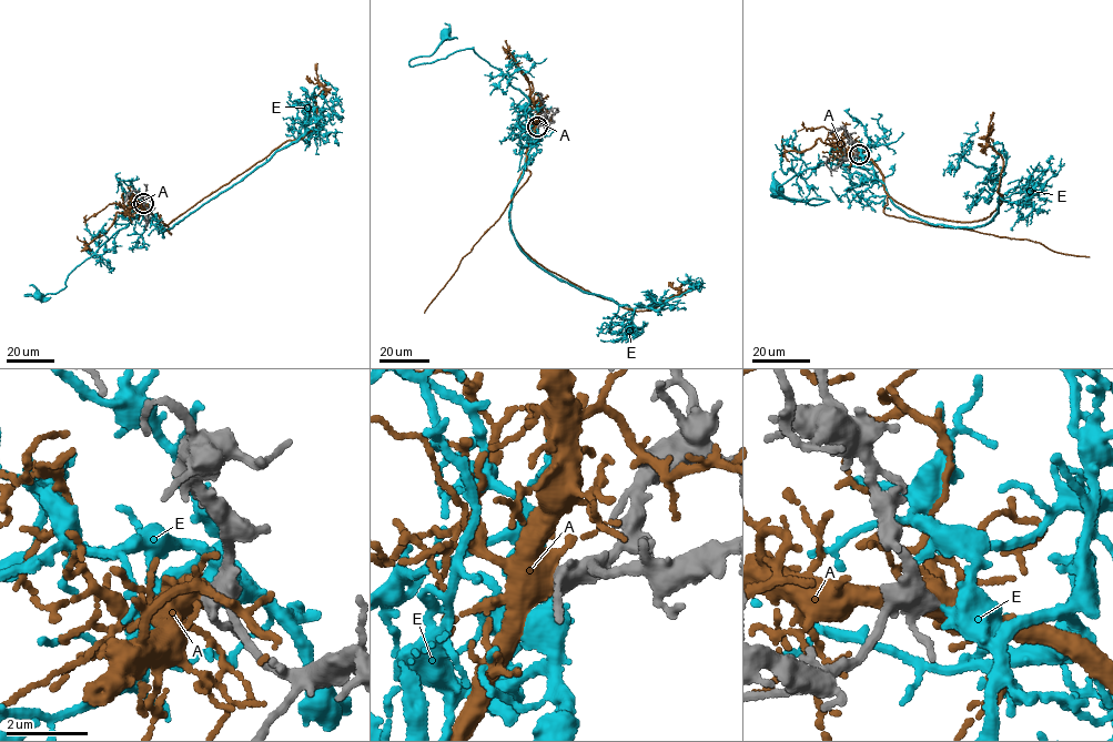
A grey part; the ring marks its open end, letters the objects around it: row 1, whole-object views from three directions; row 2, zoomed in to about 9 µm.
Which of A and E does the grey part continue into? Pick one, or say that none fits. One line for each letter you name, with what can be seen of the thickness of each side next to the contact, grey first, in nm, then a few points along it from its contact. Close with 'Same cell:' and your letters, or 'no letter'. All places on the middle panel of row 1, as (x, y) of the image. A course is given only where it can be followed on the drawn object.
E: 300 nm thick on the grey side, 400 nm on the other; it runs (538, 126), (532, 131), (523, 109), (532, 110), (529, 99), (474, 48), (410, 64), (429, 56), (445, 33)
Same cell: E

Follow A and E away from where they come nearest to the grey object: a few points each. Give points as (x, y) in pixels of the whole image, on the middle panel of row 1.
A: (537, 125), (509, 212), (509, 229), (524, 252), (584, 288), (637, 311), (649, 311), (679, 294), (685, 284)
E: (538, 126), (532, 131), (523, 109), (532, 110), (529, 99), (474, 48), (410, 64), (429, 56), (445, 33)

